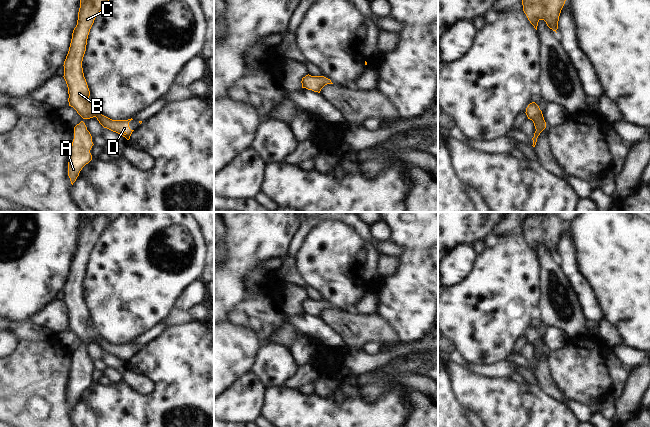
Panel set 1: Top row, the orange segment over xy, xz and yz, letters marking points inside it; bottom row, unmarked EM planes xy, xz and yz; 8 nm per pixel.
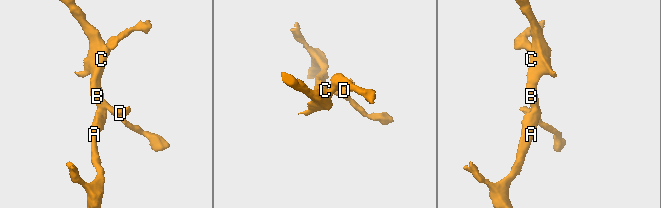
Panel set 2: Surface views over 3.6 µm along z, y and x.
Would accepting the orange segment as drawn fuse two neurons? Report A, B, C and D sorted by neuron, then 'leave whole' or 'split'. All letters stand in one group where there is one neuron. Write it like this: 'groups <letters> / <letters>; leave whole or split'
groups A B C D; leave whole

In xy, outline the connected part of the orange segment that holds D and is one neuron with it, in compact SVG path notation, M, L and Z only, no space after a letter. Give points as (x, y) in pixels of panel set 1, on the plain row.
M81 212L77 249L73 254L69 275L64 285L63 301L68 311L69 330L73 331L83 343L96 341L104 352L129 364L134 355L130 353L129 346L133 343L112 344L99 337L95 329L89 324L90 315L82 292L90 253L97 238L110 222L105 214L94 216L91 221L87 221L84 212Z

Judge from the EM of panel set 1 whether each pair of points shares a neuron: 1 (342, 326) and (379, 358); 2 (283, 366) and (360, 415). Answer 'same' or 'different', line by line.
1: different
2: different

